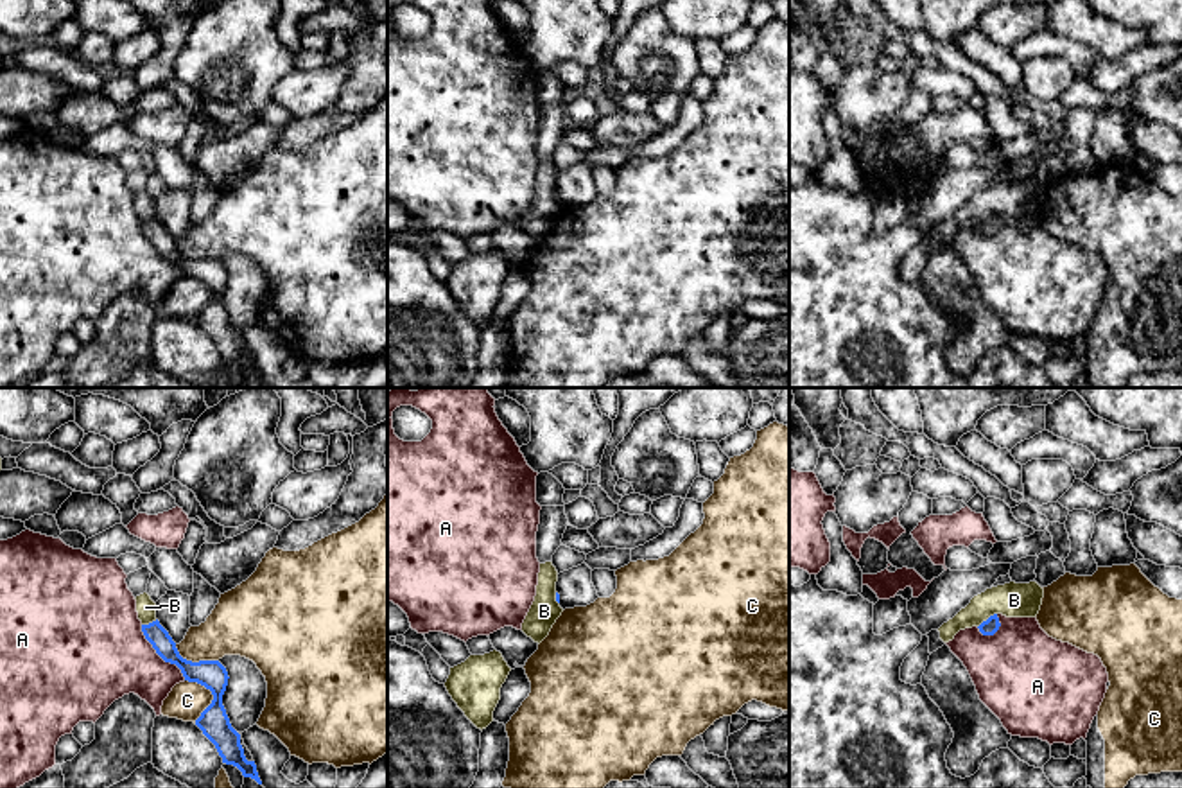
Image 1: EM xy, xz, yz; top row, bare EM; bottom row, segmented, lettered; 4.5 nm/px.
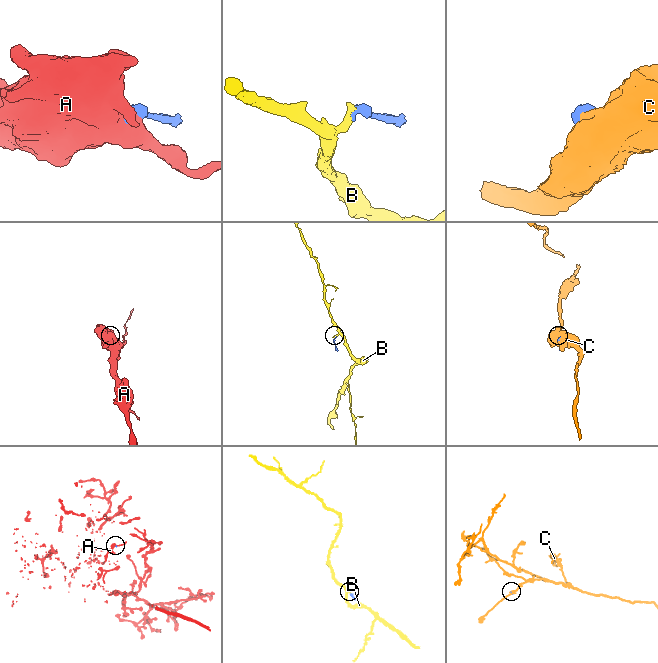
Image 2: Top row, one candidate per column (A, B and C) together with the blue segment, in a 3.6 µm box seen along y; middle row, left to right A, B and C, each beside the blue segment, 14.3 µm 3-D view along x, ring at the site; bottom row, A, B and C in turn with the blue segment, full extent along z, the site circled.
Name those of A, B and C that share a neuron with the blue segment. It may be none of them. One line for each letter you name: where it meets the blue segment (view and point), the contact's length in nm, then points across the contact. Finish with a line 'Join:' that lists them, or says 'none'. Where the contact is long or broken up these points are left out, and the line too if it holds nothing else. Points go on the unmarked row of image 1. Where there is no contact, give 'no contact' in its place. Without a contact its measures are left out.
Join: none

